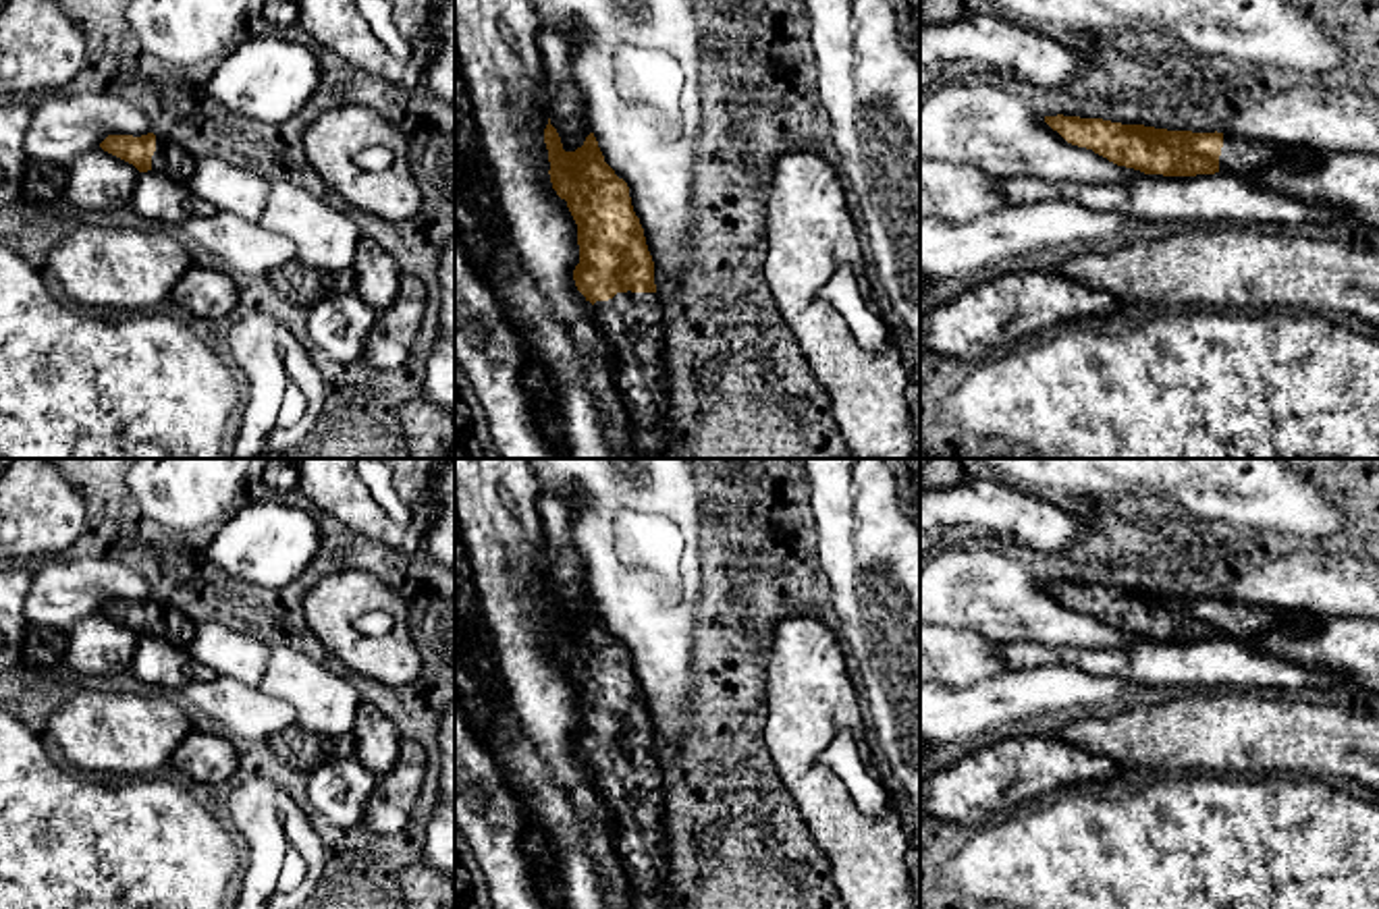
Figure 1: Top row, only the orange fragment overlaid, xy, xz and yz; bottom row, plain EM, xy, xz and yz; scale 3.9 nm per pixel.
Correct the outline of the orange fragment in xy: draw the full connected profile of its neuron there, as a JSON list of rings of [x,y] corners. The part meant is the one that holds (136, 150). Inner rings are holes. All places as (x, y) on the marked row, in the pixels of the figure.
[[[147,133],[141,137],[133,135],[108,135],[100,147],[129,164],[139,172],[160,172],[172,176],[179,183],[185,183],[195,172],[197,160],[187,154],[181,145],[172,143],[166,137]]]

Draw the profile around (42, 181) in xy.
[[[29,160],[23,174],[23,201],[54,201],[64,197],[69,172],[64,166]]]

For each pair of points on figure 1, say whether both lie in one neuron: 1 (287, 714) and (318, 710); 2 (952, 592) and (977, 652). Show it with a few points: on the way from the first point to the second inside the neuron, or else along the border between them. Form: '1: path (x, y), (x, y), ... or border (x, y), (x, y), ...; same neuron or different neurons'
1: border (258, 687), (285, 700), (293, 708), (298, 723); different neurons
2: border (941, 625), (970, 629), (993, 642); different neurons

